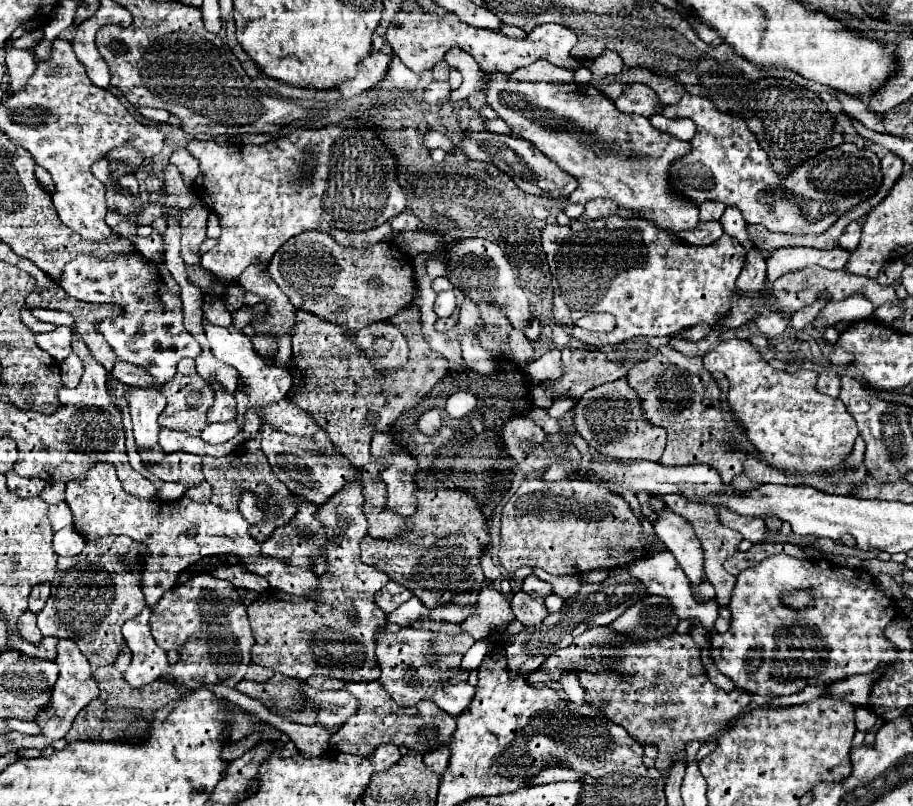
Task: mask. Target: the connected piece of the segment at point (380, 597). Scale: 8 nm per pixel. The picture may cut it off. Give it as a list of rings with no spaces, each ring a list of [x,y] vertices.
[[[388,582],[382,590],[378,590],[376,594],[376,602],[384,612],[392,612],[398,606],[402,606],[404,602],[408,602],[412,598],[410,590],[406,590],[404,586],[398,586],[398,582]]]

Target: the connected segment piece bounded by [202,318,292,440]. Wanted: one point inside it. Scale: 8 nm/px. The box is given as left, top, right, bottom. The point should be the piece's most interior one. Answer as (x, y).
(264, 383)

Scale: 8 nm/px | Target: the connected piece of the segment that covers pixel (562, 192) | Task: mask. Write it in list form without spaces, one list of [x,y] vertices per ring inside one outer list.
[[[464,132],[464,156],[470,160],[484,160],[504,170],[520,190],[536,196],[570,196],[576,188],[576,178],[550,162],[534,144],[512,134],[496,132]]]

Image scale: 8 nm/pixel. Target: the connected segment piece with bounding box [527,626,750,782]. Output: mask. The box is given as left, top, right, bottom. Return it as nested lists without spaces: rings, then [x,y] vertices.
[[[594,626],[586,632],[582,632],[568,648],[556,650],[552,656],[544,660],[544,664],[527,677],[529,683],[541,683],[548,680],[558,680],[564,670],[576,670],[580,672],[580,684],[586,690],[586,700],[596,704],[602,714],[608,720],[614,720],[616,724],[624,726],[628,734],[634,734],[634,738],[640,744],[656,744],[658,756],[656,756],[656,770],[662,774],[662,780],[666,782],[670,768],[674,766],[674,756],[686,748],[686,744],[692,741],[703,741],[709,736],[724,730],[738,714],[742,714],[750,704],[750,694],[744,690],[732,690],[726,694],[722,688],[710,682],[710,678],[704,672],[704,666],[700,664],[702,650],[692,640],[690,634],[670,634],[670,638],[662,638],[658,642],[632,642],[628,638],[616,636],[612,630]]]

